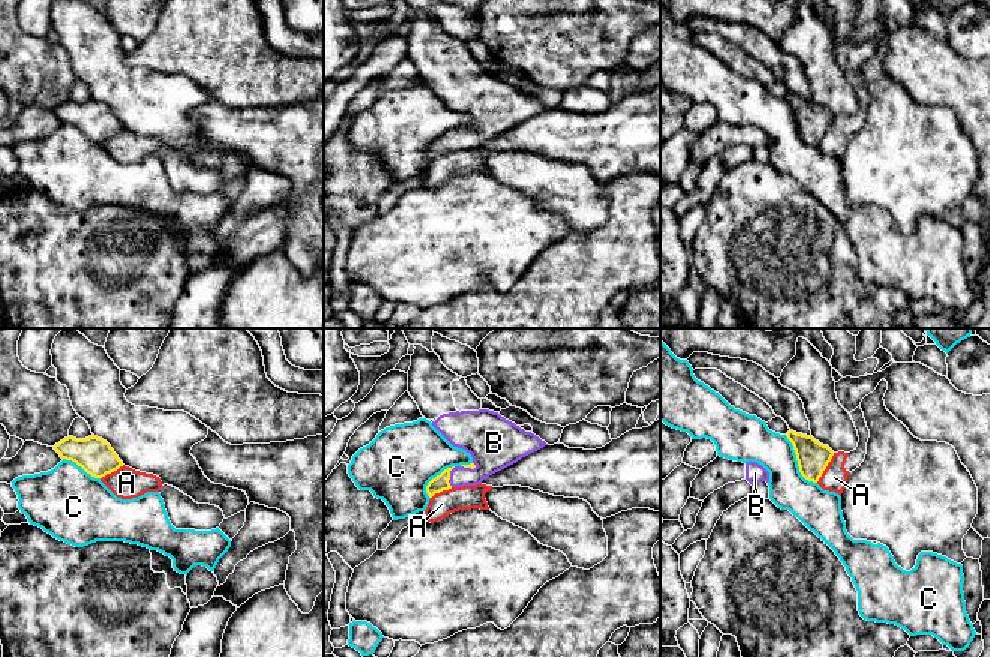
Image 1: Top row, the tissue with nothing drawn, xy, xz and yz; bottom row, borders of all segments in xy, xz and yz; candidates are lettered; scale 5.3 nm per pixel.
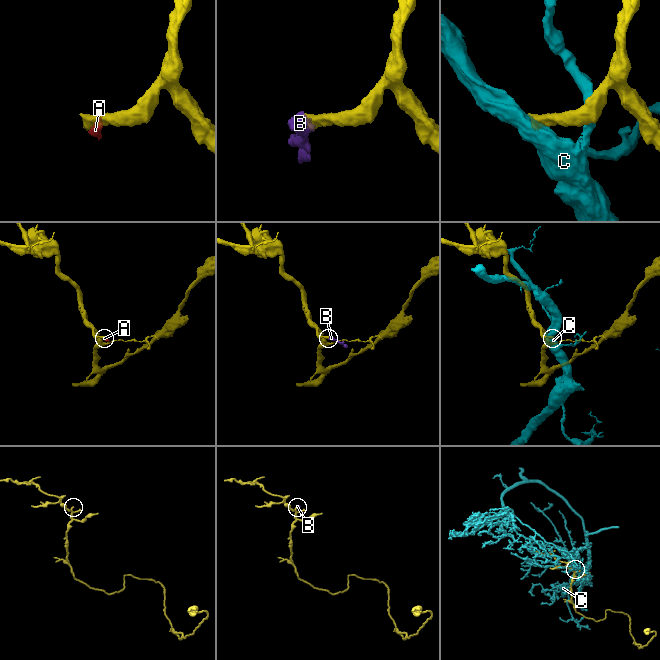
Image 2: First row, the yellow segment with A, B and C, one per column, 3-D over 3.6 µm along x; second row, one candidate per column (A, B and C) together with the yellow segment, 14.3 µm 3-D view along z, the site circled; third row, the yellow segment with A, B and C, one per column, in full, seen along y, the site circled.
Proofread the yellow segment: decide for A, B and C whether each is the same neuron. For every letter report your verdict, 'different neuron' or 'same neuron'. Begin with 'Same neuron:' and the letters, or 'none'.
Same neuron: B
A: different neuron
B: same neuron
C: different neuron

